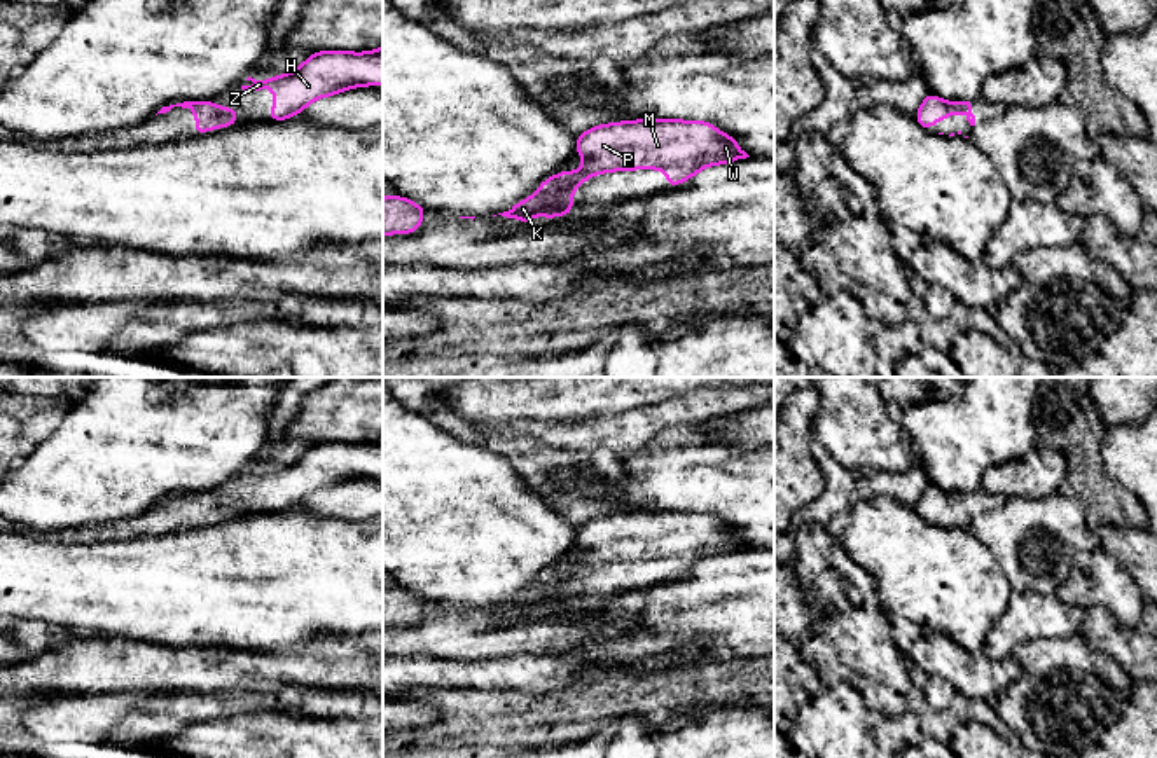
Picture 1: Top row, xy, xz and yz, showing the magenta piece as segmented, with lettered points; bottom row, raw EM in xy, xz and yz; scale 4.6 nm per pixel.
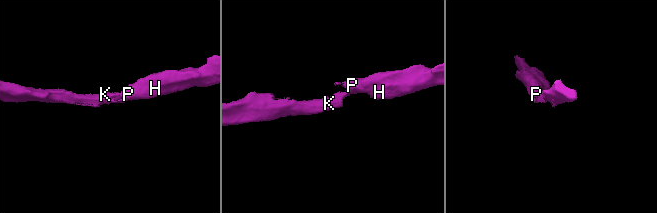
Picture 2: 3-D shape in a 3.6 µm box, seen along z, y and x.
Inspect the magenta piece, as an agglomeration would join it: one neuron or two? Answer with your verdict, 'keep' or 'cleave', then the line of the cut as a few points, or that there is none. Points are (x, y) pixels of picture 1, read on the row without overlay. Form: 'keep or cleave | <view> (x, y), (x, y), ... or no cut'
keep | no cut

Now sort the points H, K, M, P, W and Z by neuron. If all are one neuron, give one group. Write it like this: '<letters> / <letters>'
H K M P W Z

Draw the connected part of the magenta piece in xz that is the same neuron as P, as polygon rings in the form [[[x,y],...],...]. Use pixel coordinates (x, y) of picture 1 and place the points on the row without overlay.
[[[675,510],[599,515],[577,527],[575,541],[584,548],[582,562],[561,562],[544,571],[531,589],[498,606],[519,610],[524,617],[535,606],[547,610],[570,606],[572,583],[591,566],[662,559],[668,580],[673,580],[706,557],[750,548],[732,527],[713,515]]]

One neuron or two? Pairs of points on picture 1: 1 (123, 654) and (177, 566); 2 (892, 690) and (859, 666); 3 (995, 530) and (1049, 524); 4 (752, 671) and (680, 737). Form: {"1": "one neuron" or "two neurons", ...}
{"1": "two neurons", "2": "one neuron", "3": "one neuron", "4": "two neurons"}

